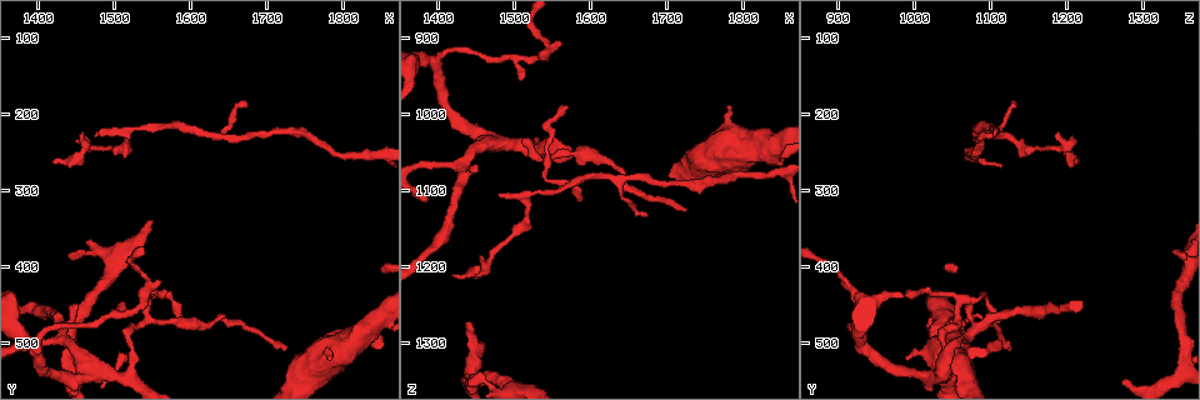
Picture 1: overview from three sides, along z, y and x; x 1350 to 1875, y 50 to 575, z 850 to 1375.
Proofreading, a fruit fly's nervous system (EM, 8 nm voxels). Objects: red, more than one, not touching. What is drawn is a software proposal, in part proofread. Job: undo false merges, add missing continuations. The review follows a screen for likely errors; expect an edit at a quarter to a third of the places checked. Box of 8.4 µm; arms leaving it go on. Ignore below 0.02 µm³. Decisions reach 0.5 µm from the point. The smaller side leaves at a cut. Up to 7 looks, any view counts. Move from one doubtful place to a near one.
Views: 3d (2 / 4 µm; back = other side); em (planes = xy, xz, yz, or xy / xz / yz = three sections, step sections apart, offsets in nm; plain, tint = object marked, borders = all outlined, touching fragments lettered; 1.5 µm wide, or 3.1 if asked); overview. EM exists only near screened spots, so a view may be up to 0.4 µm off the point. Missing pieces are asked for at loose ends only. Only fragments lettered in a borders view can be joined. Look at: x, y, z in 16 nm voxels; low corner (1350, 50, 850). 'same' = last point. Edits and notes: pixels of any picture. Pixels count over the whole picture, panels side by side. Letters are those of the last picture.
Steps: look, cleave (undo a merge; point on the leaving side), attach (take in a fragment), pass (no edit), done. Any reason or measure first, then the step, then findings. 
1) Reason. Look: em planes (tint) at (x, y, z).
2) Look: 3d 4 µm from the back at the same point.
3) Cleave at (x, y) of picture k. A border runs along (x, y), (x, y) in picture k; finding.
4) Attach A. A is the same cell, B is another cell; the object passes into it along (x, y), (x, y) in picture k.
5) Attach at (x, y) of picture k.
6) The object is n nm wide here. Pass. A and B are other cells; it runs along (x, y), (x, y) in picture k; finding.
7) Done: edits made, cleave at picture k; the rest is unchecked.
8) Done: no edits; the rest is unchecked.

Look: 3d 4 µm at (1560, 430, 995).

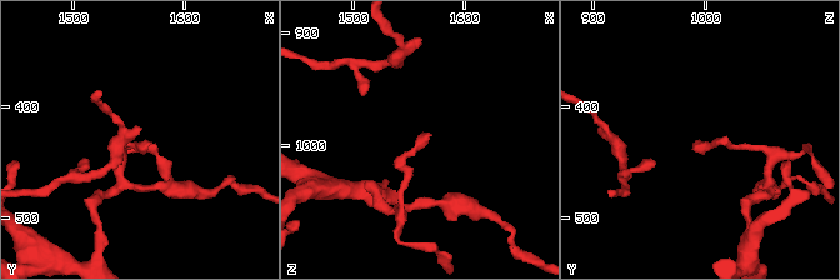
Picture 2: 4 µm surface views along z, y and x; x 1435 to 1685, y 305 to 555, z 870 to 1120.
Need the tissue. Look: em yz step 8 (tint) at (1564, 428, 996).

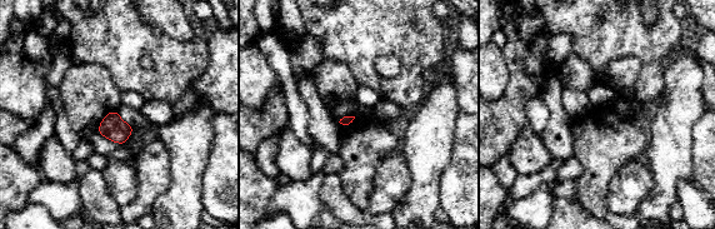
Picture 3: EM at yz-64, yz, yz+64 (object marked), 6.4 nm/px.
Cut it another way. Look: em xz step 4 (borders) at the same point.

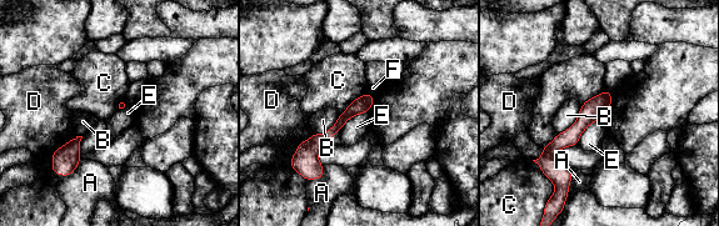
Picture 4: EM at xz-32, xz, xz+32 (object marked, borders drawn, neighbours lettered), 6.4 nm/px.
Pass. A, B, C, D, E and F are other cells; a border runs along (607, 115), (594, 120), (577, 144) in picture 4; none of them fits.

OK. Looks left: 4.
Thin end. Look: 3d 2 µm at (1670, 185, 1135).

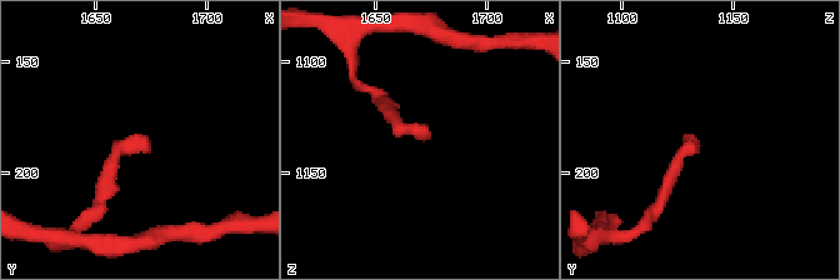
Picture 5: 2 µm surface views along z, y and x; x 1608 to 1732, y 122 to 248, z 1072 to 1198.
Now the EM. Look: em planes (borders) at (1673, 191, 1133).

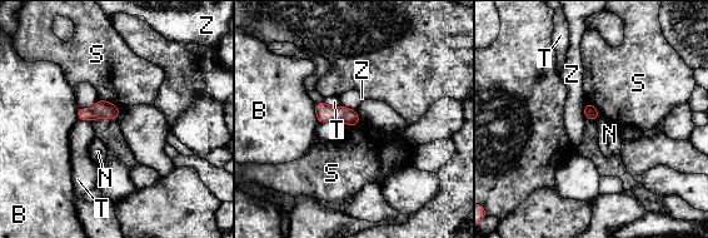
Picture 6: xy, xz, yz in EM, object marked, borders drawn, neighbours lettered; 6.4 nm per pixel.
The object is 80 nm wide here. Pass. B, N, S, T and Z are other cells; a border runs along (599, 115), (596, 119) in picture 6; none of them fits.

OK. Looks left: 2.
Branch stops here. Look: em planes (plain) at (1450, 455, 1070).

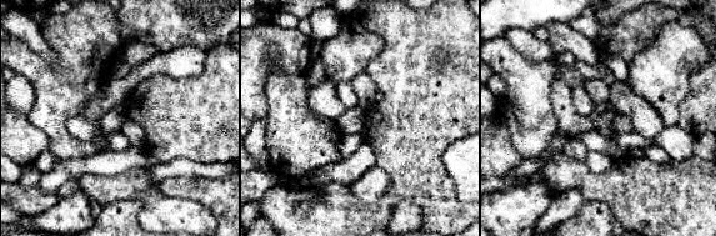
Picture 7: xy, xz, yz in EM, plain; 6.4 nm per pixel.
Look: em planes (borders) at the same point.

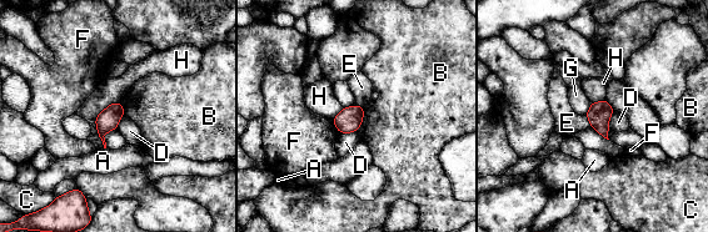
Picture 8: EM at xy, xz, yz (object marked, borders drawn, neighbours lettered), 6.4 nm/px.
The object is 140 nm wide here. Pass. A, B, C, D, E, F, G and H are other cells; a border runs along (364, 112), (355, 130), (340, 134) in picture 8; none of them fits.

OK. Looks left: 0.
Done: no edits; the rest is unchecked.

